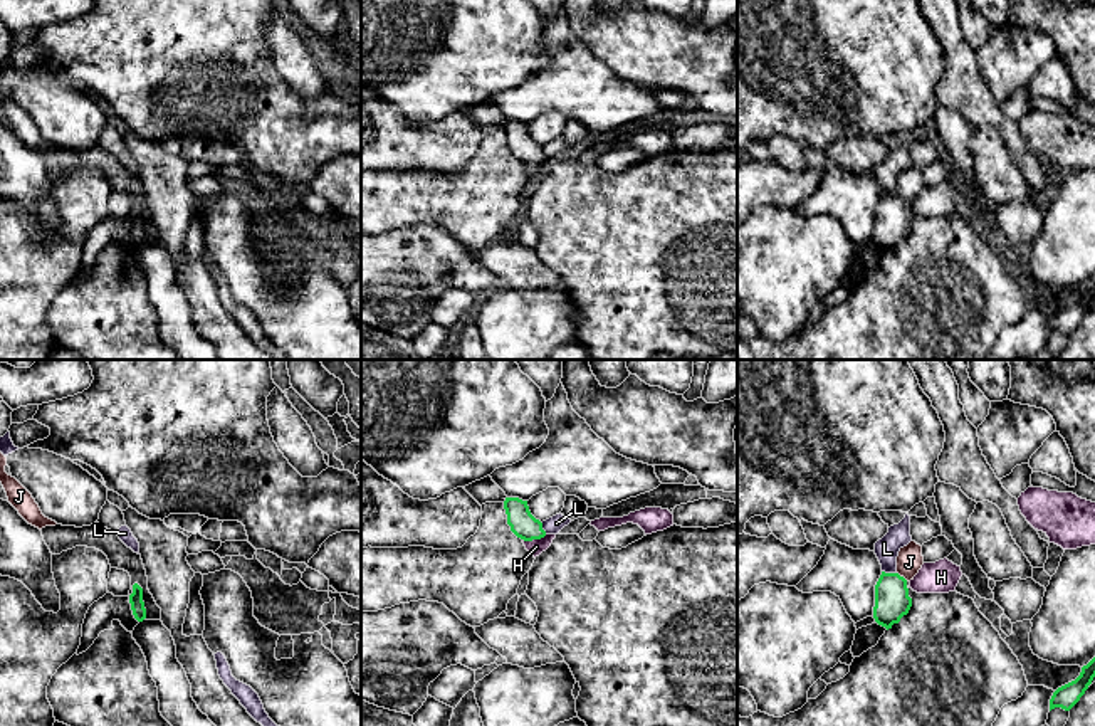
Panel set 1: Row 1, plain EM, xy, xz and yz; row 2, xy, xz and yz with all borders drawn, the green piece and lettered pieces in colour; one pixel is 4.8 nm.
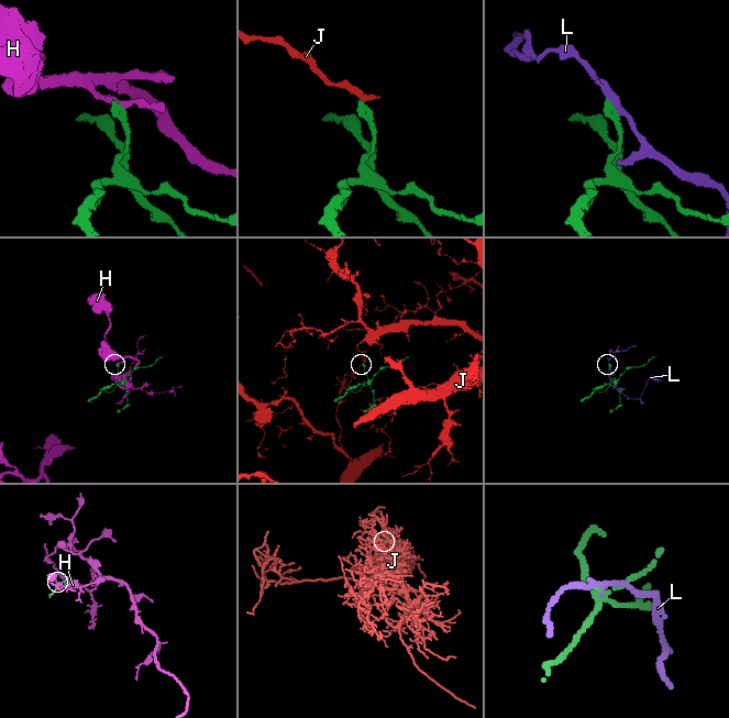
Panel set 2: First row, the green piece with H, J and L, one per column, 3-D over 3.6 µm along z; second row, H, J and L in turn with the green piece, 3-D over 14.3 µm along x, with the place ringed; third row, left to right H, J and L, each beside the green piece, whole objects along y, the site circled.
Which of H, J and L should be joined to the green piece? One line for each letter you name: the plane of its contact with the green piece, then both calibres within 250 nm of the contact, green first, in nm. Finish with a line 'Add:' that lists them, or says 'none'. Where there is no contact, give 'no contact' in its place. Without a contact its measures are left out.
Add: none

